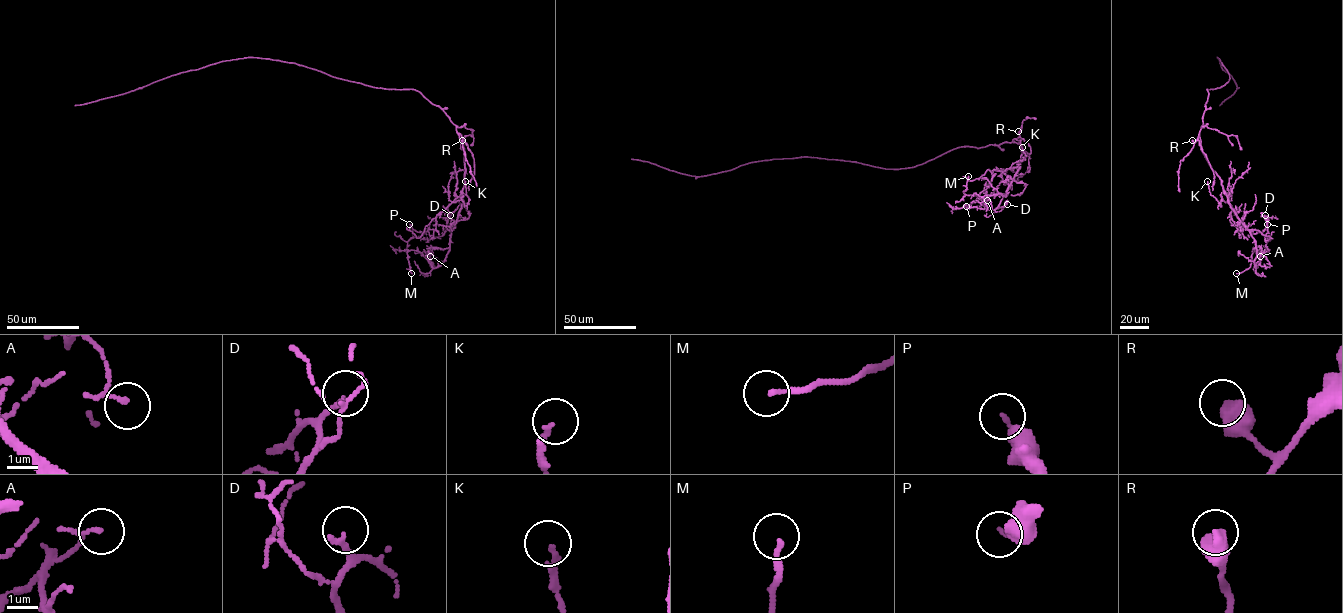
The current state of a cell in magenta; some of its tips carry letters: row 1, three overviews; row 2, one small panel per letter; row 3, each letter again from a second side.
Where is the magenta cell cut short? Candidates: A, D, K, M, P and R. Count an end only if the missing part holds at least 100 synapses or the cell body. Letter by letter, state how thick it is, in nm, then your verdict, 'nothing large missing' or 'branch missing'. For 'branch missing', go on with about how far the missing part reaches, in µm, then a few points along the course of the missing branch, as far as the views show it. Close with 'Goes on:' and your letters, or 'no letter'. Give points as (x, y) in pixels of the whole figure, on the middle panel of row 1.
A: 90 nm thick; nothing large missing
D: 190 nm thick; nothing large missing
K: 190 nm thick; nothing large missing
M: 170 nm thick; nothing large missing
P: 260 nm thick; nothing large missing
R: 550 nm thick; nothing large missing
Goes on: no letter

